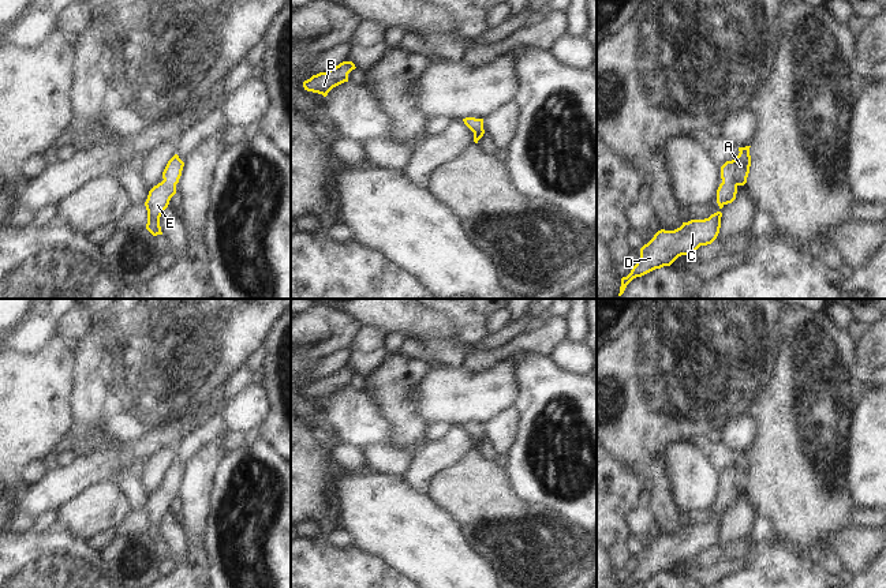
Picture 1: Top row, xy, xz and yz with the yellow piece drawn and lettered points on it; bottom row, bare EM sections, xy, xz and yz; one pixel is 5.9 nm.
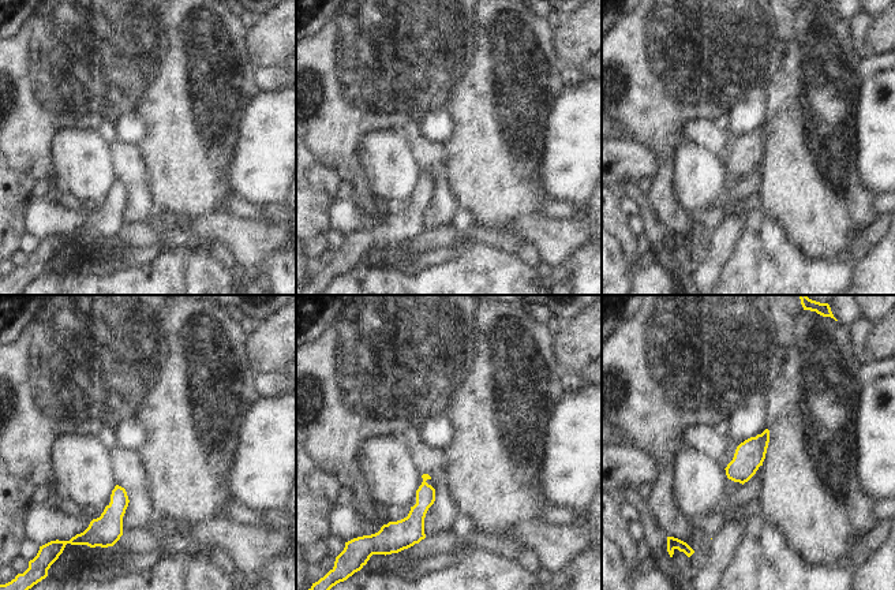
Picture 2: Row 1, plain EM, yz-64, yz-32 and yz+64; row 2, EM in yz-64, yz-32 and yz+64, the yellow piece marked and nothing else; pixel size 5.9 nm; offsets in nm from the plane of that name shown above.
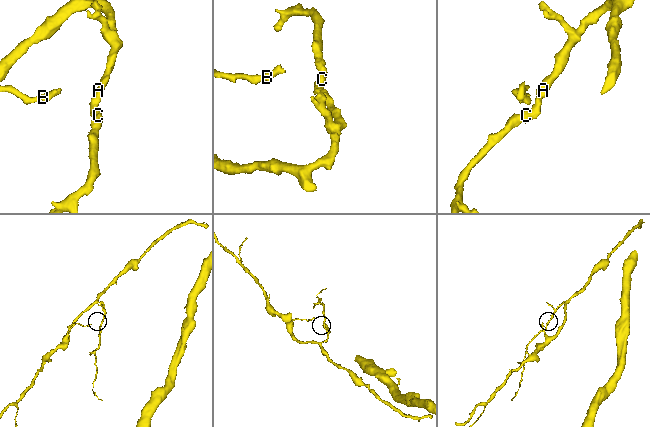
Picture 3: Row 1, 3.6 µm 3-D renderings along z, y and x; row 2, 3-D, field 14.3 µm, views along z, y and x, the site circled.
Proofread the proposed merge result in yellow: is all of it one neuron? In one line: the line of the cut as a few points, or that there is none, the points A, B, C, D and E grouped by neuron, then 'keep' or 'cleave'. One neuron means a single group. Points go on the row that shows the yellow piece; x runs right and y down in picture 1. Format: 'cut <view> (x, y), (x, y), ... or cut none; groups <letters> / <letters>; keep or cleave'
cut none; groups A B C D E; keep

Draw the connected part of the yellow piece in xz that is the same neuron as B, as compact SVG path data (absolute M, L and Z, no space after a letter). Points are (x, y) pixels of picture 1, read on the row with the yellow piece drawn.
M343 61L326 72L313 75L310 79L303 82L303 87L307 91L326 97L333 87L348 82L348 74L355 68L356 67L352 61Z

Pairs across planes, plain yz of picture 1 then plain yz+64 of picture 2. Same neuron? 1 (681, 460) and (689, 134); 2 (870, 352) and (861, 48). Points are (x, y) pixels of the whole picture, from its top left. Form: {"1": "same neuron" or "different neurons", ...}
{"1": "different neurons", "2": "different neurons"}

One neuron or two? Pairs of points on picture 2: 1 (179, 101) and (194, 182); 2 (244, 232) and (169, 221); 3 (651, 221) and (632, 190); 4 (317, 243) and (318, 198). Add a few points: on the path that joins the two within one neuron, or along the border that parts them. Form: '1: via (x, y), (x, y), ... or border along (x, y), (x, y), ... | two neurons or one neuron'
1: via (188, 122), (188, 161) | one neuron
2: via (225, 228), (188, 227) | one neuron
3: via (647, 213), (639, 198) | one neuron
4: via (317, 232), (317, 209) | one neuron

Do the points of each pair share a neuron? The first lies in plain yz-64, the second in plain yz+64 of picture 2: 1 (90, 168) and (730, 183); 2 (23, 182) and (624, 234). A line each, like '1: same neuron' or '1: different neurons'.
1: different neurons
2: same neuron

